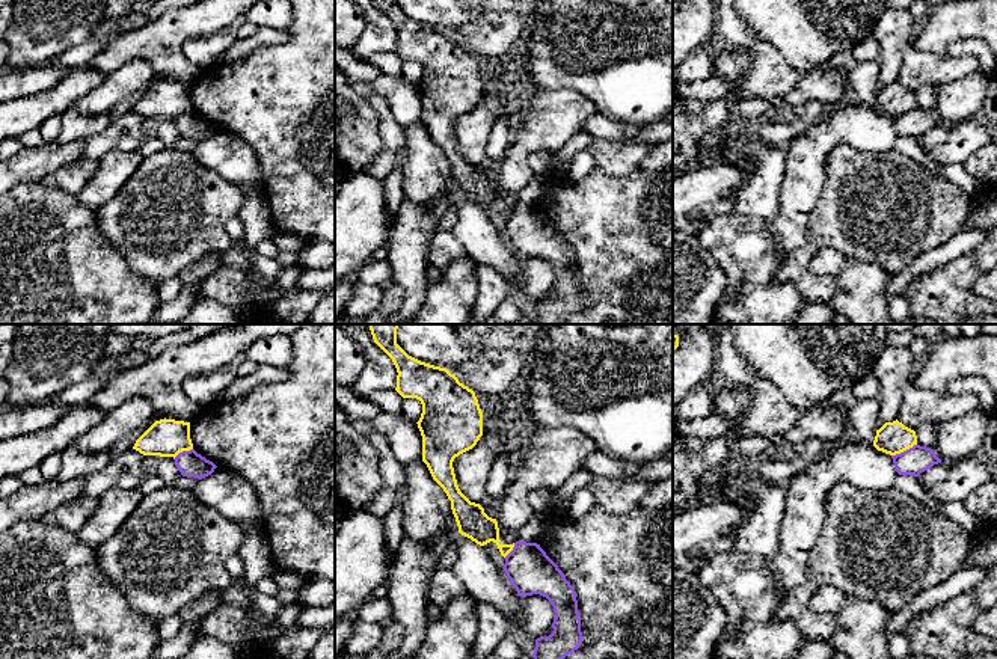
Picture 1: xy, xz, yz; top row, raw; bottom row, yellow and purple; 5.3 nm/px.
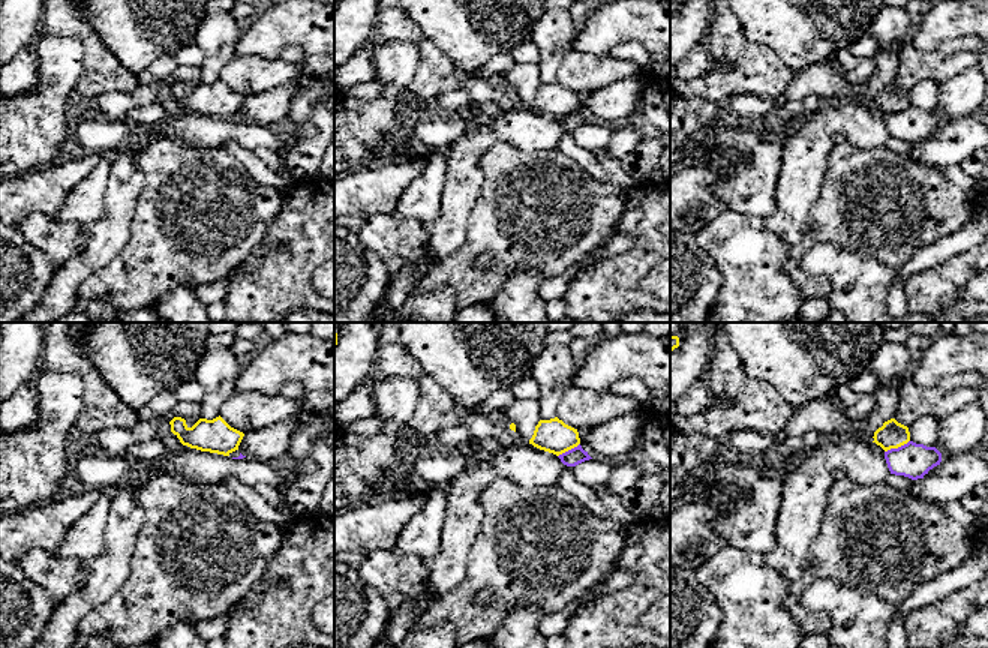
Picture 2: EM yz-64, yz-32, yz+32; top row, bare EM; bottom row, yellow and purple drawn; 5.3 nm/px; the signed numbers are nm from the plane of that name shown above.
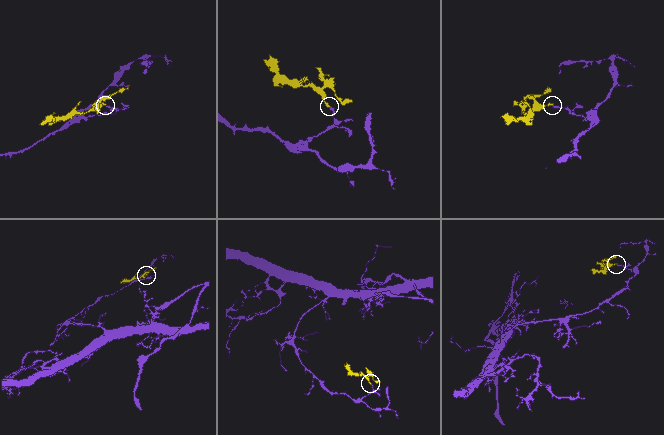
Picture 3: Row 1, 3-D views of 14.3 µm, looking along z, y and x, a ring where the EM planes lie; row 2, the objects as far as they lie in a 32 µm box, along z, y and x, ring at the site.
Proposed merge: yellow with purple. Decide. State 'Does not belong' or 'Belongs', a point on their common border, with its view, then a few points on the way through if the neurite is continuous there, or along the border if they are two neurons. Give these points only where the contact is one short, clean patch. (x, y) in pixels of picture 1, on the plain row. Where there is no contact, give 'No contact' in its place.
Does not belong. Touches yellow at yz (904, 112). Boundary: yz (916, 106), (892, 118)

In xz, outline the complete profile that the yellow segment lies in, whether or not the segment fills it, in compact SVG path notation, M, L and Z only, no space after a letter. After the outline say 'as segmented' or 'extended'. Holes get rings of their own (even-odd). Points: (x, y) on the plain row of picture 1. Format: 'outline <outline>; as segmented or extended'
outline M397 0L373 2L397 30L395 53L403 60L416 60L422 66L416 84L422 98L422 124L451 163L459 195L480 208L493 204L505 220L514 205L499 205L496 181L460 154L452 130L454 121L472 112L483 98L483 74L475 54L446 30L409 18L397 6Z; as segmented

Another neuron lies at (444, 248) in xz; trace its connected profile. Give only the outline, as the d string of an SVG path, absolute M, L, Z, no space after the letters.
M449 207L439 219L434 232L428 241L427 265L437 270L445 270L456 259L465 258L468 253L452 228L457 222L457 211Z

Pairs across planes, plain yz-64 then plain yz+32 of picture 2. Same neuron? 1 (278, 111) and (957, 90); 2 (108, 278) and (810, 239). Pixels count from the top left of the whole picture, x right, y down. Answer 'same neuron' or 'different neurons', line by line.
1: same neuron
2: same neuron

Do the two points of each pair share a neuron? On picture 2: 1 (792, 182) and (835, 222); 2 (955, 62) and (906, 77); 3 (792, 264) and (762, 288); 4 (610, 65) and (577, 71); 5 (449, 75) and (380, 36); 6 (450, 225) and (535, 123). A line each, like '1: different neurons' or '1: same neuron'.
1: different neurons
2: same neuron
3: different neurons
4: same neuron
5: same neuron
6: same neuron

